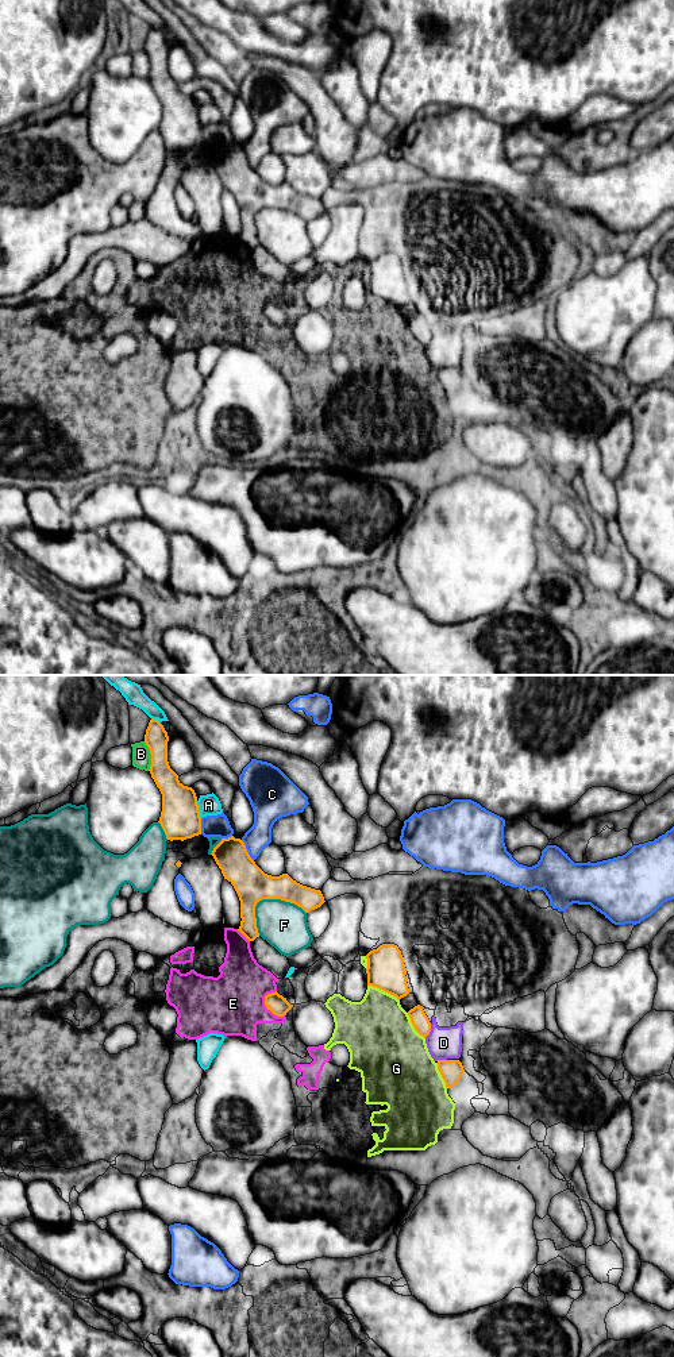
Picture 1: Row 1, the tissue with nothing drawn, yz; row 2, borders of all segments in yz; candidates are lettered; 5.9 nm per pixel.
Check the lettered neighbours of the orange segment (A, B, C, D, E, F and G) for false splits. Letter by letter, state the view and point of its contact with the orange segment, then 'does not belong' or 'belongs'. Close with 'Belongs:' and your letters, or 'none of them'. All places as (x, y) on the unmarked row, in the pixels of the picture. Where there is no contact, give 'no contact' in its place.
A: meets orange in yz at (197, 118); does not belong
B: meets orange in yz at (151, 65); does not belong
C: meets orange in yz at (246, 160); does not belong
D: meets orange in yz at (430, 339); does not belong
E: meets orange in yz at (268, 317); does not belong
F: meets orange in yz at (266, 207); does not belong
G: meets orange in yz at (384, 299); does not belong
Belongs: none of them

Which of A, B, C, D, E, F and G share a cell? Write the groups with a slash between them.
A / B / C / D / E G / F

